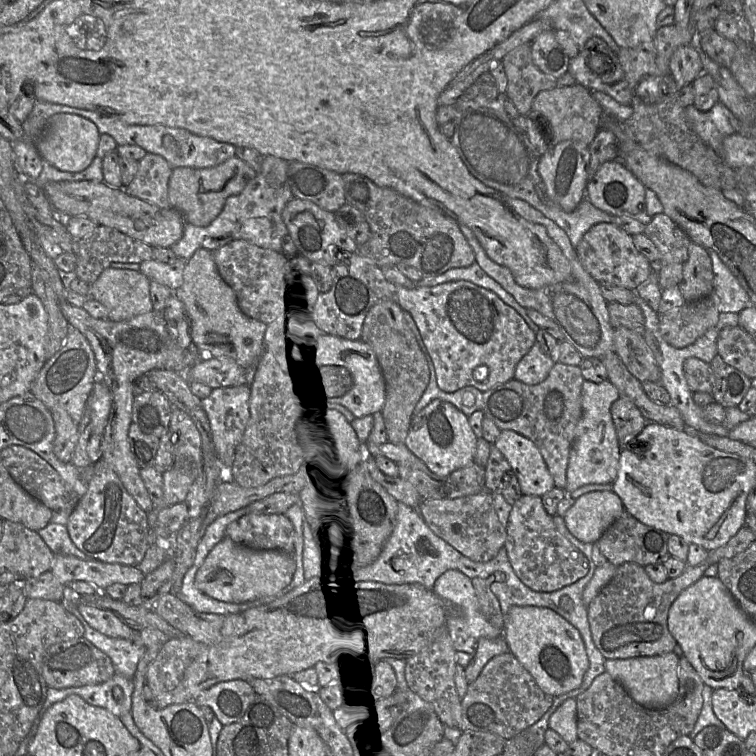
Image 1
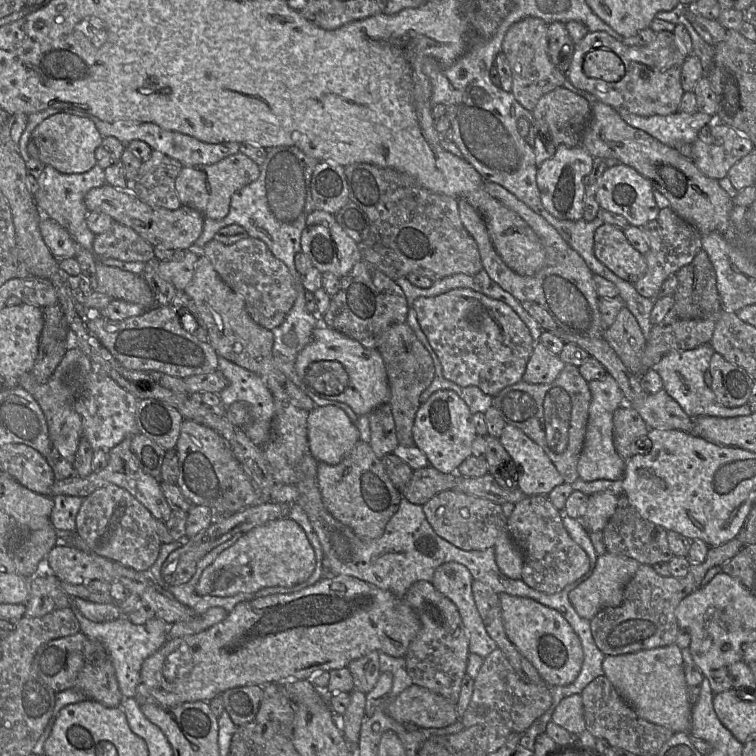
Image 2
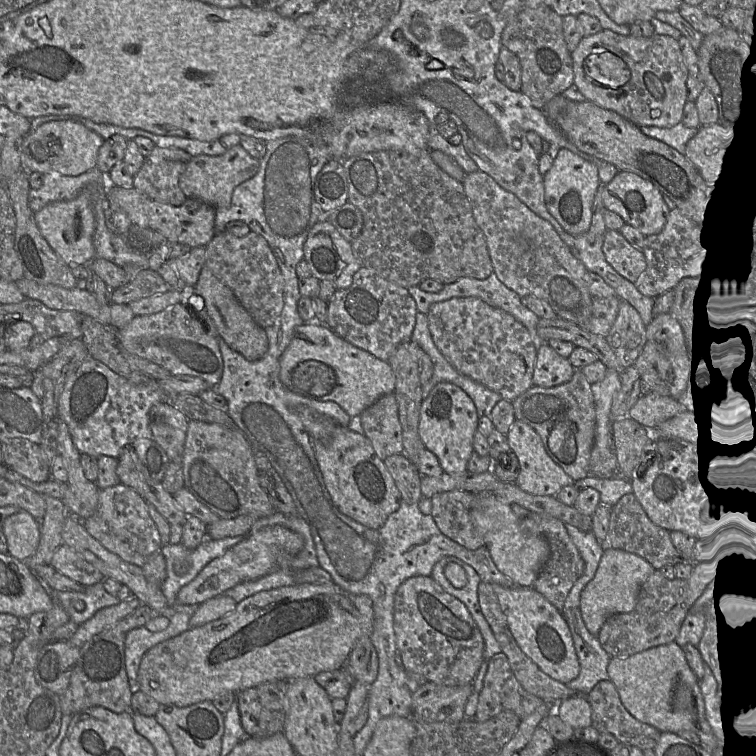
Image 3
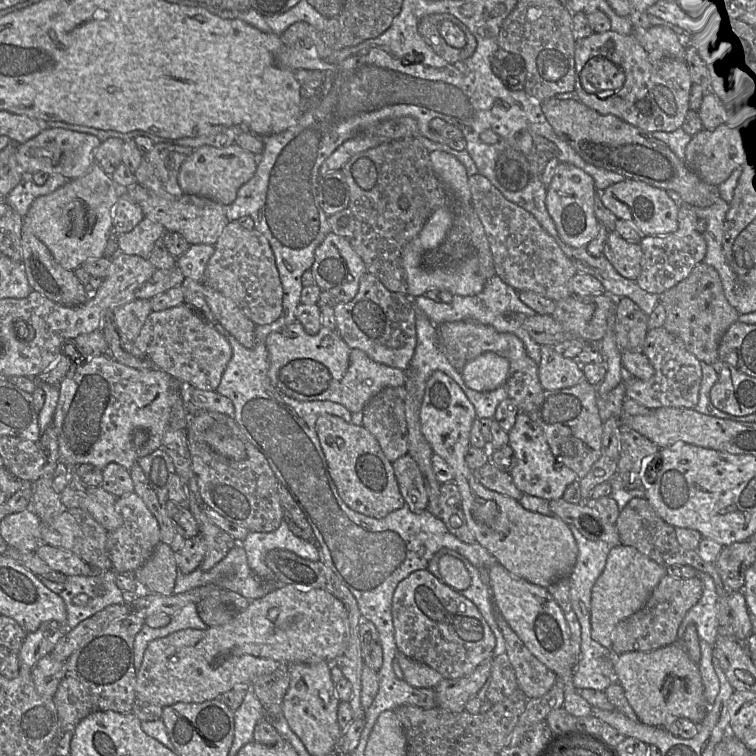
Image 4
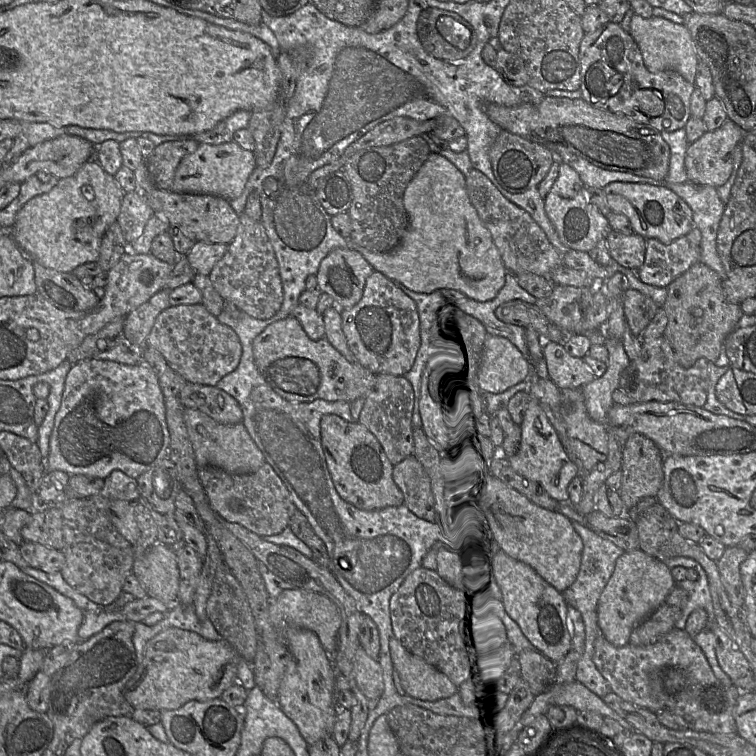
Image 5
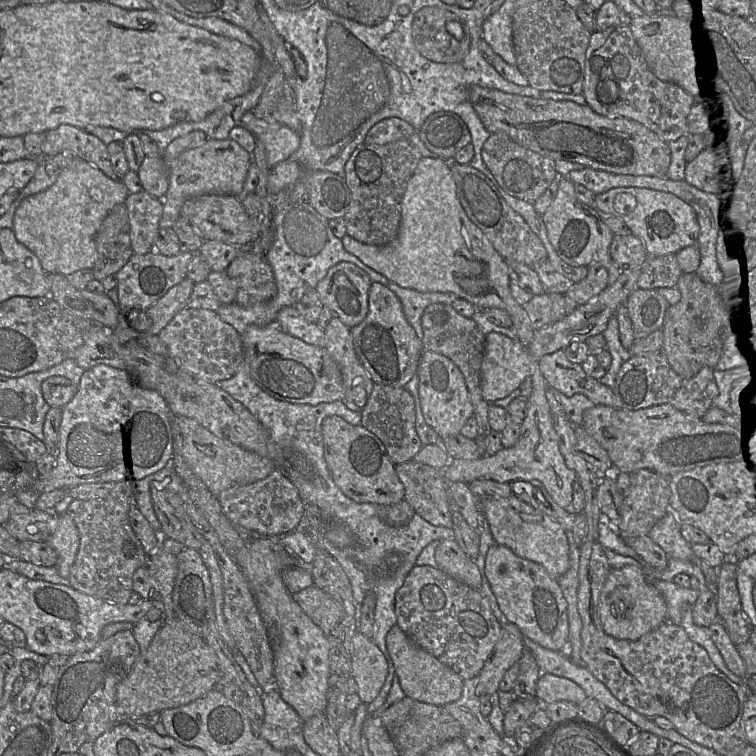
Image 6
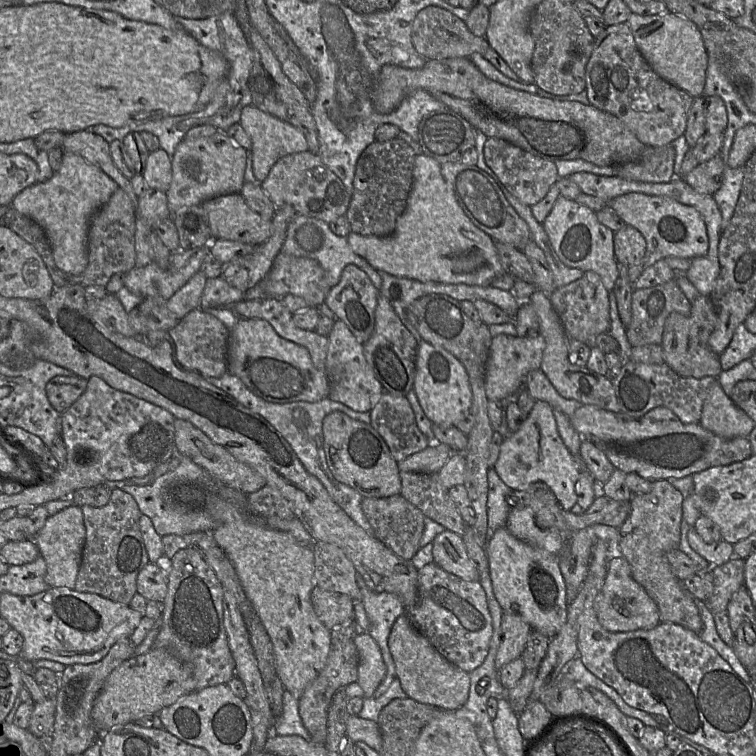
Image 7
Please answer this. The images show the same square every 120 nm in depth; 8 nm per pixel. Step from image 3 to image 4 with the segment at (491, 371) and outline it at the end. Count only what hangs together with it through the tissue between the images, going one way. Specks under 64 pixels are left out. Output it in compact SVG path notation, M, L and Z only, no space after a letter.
M452 321L436 325L439 340L443 348L453 348L471 361L485 352L494 352L509 361L509 374L505 382L508 398L515 401L520 412L528 413L535 403L537 396L544 390L539 375L538 364L528 355L526 348L516 335L498 332L493 327L474 321Z

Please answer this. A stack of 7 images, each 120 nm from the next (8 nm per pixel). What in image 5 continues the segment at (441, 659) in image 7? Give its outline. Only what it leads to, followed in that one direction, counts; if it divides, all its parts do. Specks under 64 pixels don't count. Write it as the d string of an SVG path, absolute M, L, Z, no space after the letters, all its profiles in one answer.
M393 635L389 643L394 670L399 673L405 694L425 701L448 698L458 691L444 673L409 652Z

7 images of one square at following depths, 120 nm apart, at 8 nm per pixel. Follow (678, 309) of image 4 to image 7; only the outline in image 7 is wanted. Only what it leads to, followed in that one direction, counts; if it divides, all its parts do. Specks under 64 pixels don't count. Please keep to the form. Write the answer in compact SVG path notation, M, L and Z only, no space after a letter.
M699 294L691 302L689 315L671 313L664 325L662 348L665 363L678 375L701 379L718 377L722 372L719 355L708 345L708 340L717 322L717 313L710 296Z

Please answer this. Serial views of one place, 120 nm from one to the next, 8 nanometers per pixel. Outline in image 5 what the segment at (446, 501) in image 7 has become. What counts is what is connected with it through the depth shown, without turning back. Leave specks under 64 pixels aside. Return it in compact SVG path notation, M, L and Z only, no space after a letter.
M410 455L393 468L393 479L404 496L404 504L416 516L438 522L432 481L424 466Z

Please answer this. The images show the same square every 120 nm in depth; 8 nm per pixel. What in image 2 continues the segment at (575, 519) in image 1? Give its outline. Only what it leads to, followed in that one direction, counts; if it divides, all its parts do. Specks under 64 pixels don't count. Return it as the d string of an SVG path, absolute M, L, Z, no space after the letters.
M608 492L589 495L586 511L577 520L581 521L589 533L603 531L616 510L618 498L618 496Z

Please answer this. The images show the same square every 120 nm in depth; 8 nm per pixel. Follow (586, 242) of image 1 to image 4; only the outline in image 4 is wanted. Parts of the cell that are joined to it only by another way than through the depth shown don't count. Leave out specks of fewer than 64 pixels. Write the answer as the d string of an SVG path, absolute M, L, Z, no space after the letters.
M612 230L606 238L603 255L623 277L631 280L638 278L643 258L639 243L632 243Z

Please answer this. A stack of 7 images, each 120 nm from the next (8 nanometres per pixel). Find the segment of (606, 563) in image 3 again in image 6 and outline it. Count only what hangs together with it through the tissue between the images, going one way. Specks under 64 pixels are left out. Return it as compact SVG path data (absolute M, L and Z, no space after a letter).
M640 565L610 569L599 599L599 616L604 631L617 639L638 640L667 619L662 594L650 583Z

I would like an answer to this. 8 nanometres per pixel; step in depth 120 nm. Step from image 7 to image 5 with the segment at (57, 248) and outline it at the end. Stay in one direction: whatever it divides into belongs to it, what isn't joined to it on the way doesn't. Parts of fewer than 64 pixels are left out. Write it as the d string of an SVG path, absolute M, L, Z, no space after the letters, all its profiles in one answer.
M89 159L72 176L60 179L47 193L27 201L16 214L14 240L21 250L41 265L59 272L72 272L86 262L97 262L102 238L108 227L117 221L124 191L96 159Z

